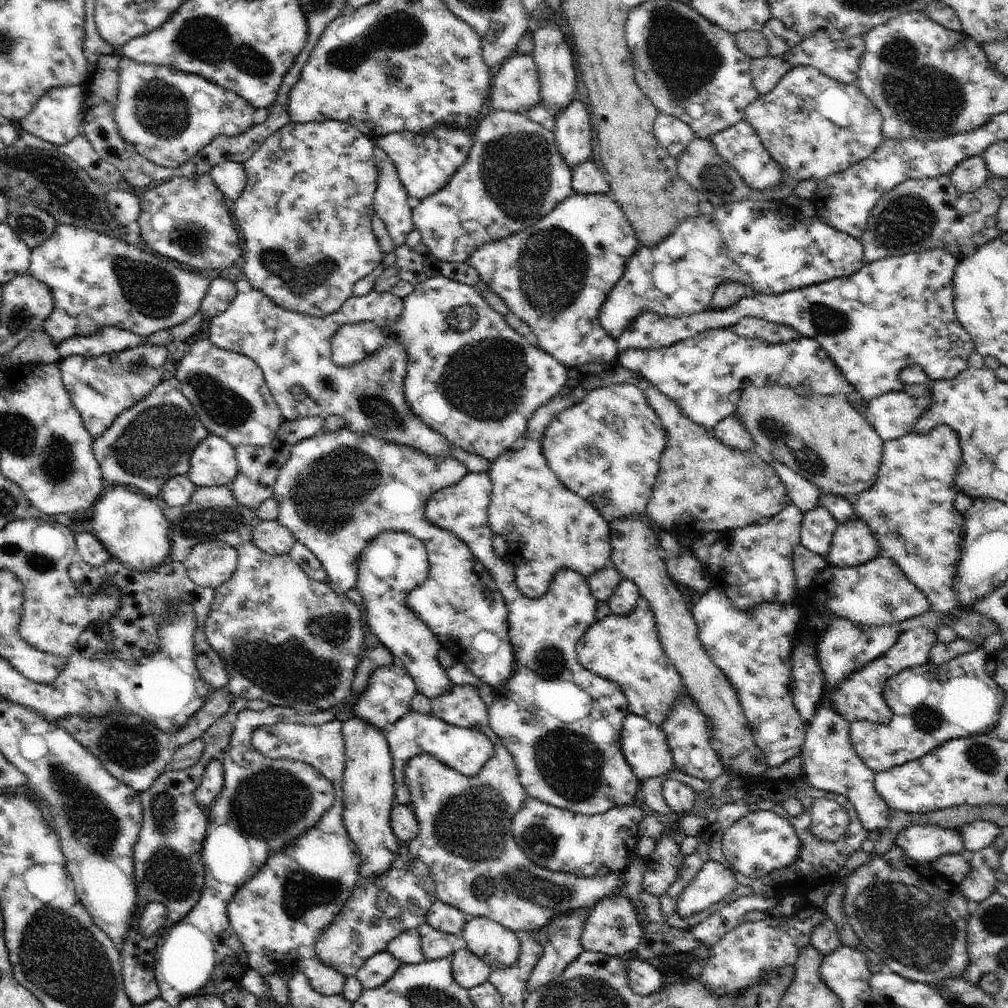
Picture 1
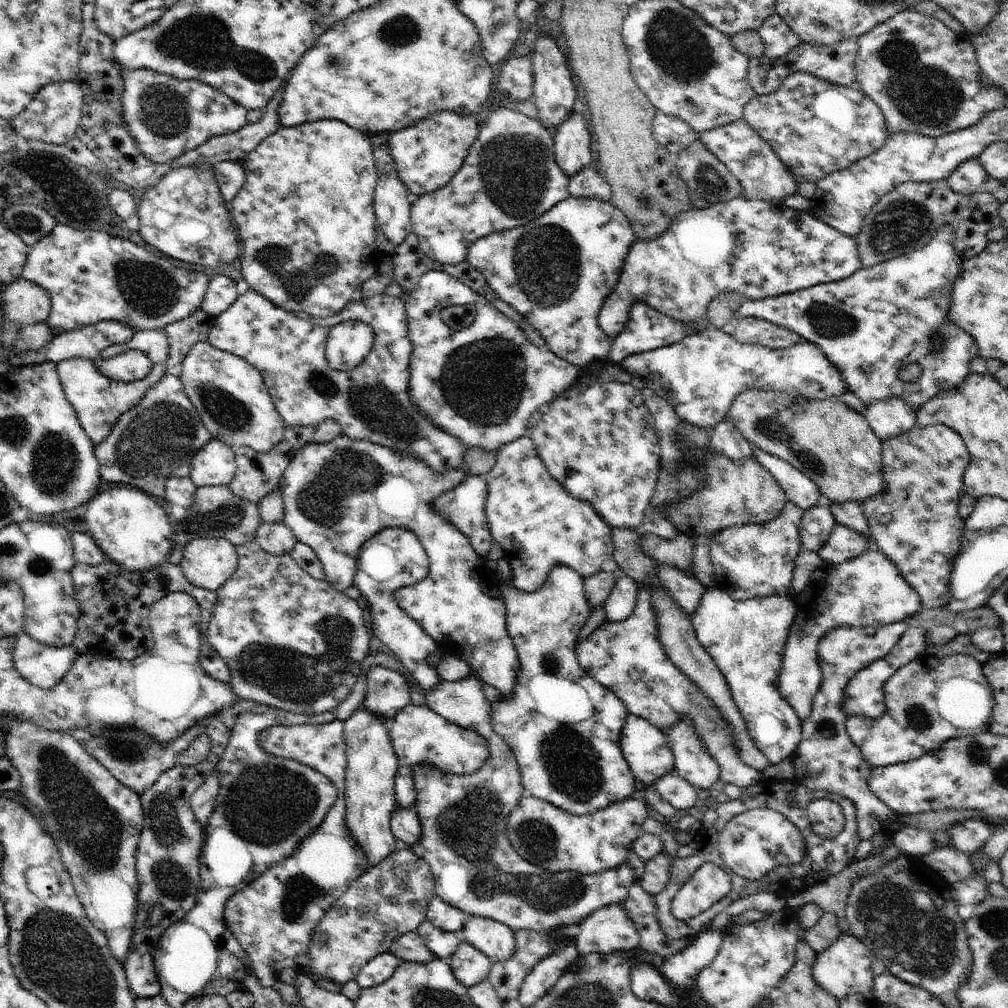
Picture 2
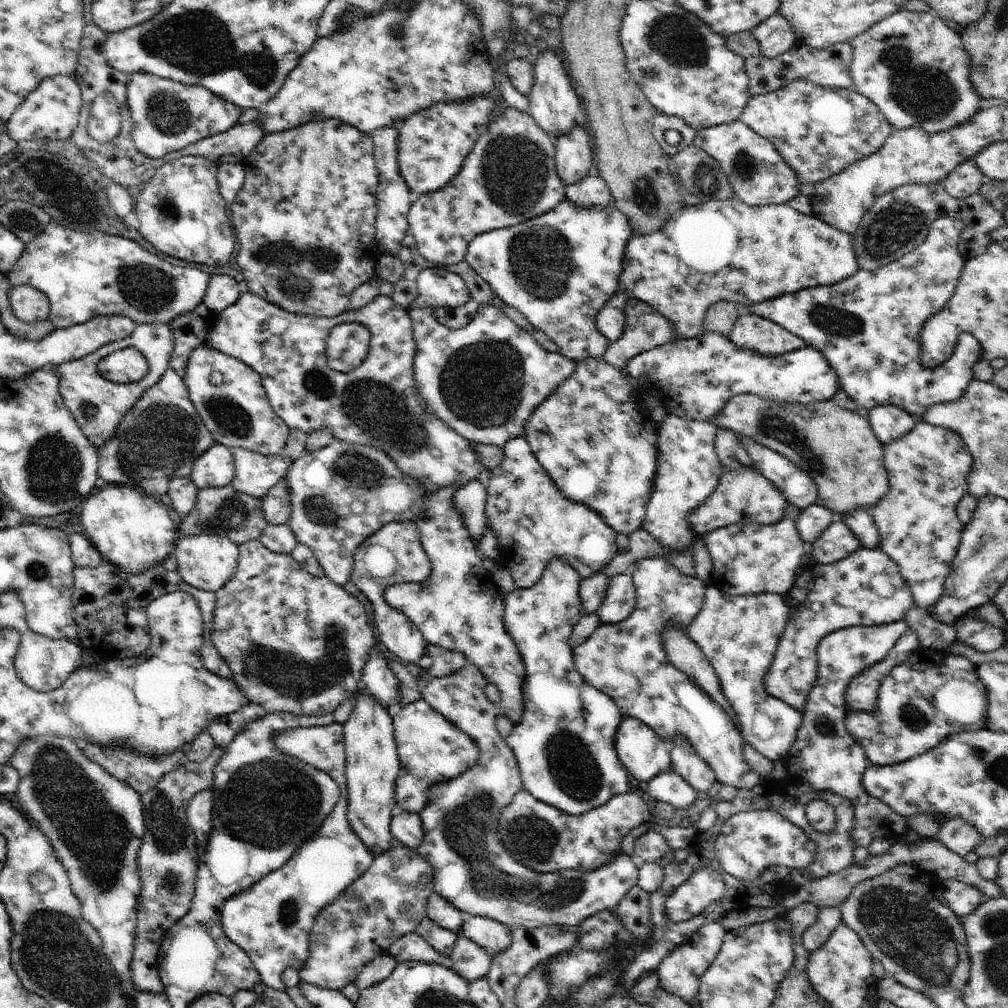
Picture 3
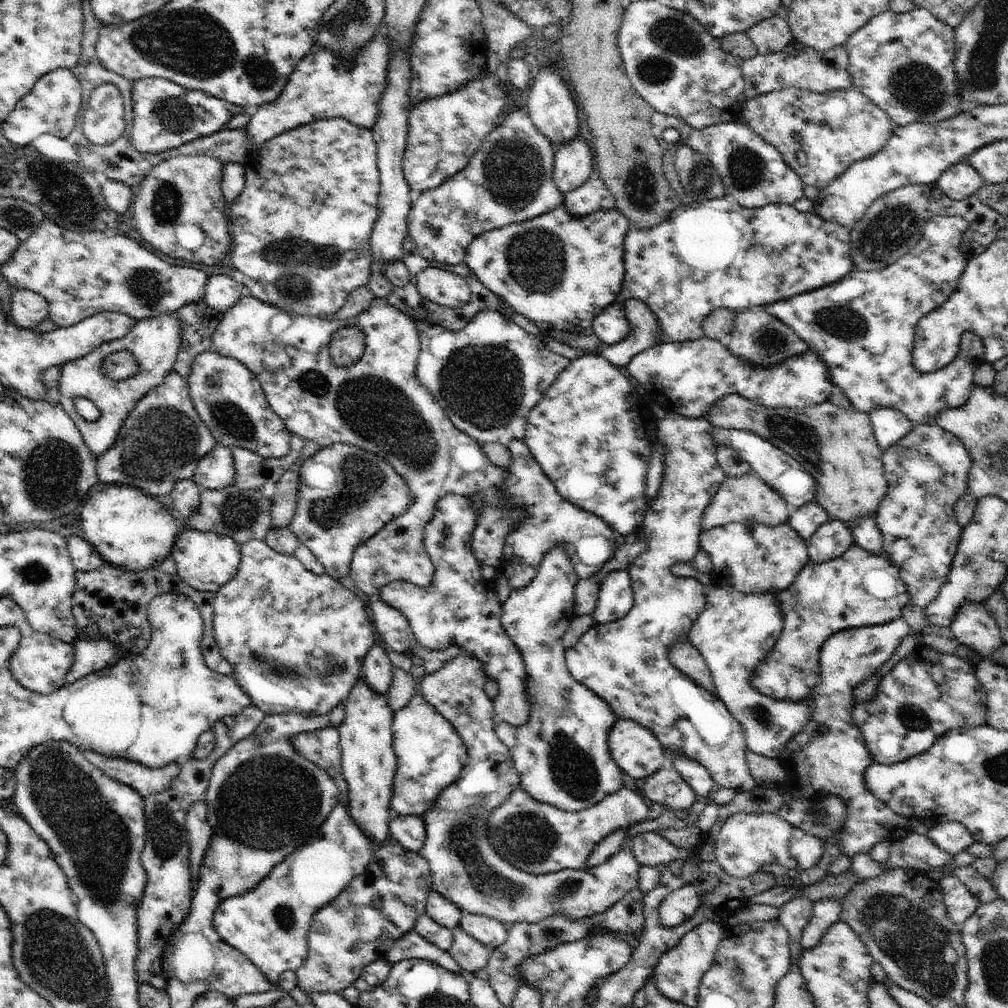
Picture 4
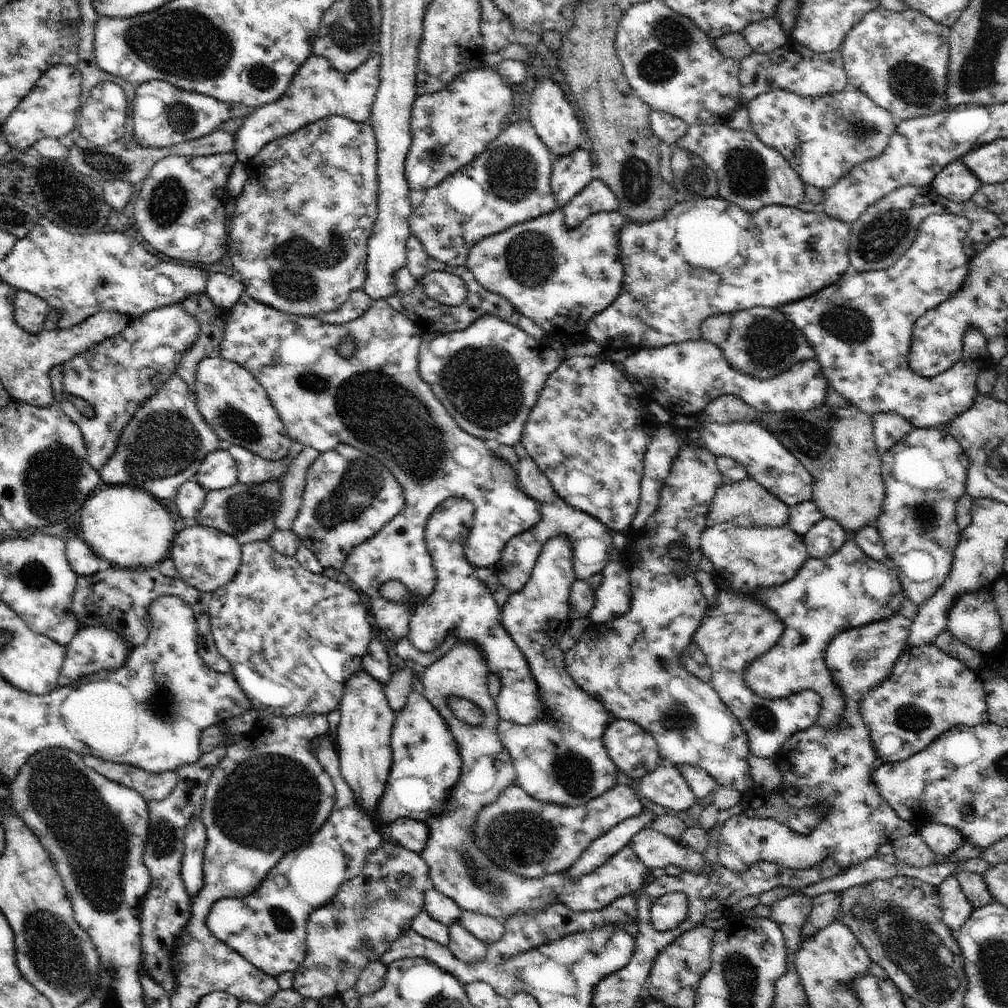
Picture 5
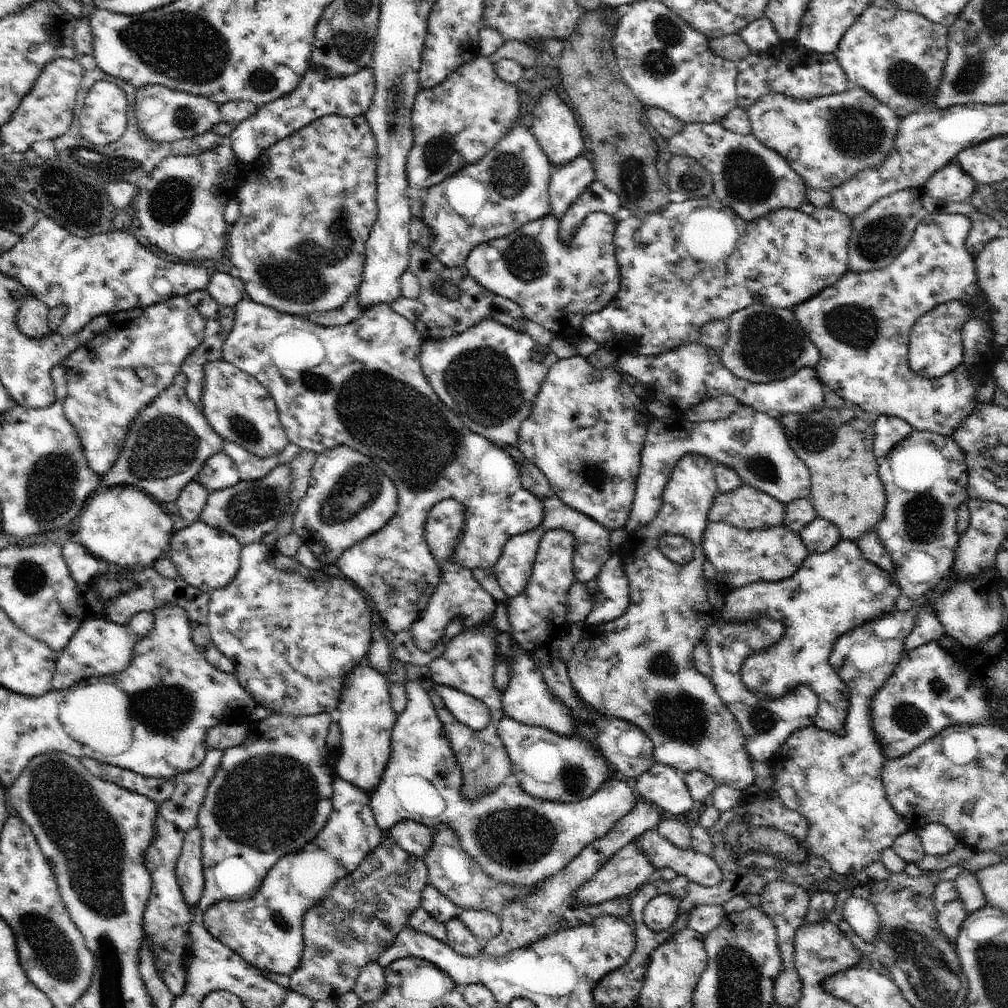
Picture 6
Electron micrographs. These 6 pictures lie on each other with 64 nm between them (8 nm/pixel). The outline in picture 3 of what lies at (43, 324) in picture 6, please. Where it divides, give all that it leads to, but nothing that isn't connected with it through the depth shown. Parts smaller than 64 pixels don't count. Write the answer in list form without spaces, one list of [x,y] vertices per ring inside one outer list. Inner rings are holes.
[[[20,284],[10,290],[10,308],[19,321],[27,325],[48,319],[49,298],[40,290]]]

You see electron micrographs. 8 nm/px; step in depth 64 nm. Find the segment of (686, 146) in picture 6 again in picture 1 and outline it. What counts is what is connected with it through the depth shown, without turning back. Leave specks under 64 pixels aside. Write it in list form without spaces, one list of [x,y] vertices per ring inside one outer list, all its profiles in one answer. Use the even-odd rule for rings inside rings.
[[[744,120],[738,122],[718,134],[714,134],[712,138],[709,138],[710,142],[714,144],[716,152],[726,160],[730,162],[730,166],[742,176],[742,180],[752,188],[754,191],[762,192],[762,190],[772,190],[772,188],[778,188],[782,182],[784,182],[784,172],[772,156],[770,152],[764,148],[761,138],[758,136],[756,129],[750,124],[750,122]]]

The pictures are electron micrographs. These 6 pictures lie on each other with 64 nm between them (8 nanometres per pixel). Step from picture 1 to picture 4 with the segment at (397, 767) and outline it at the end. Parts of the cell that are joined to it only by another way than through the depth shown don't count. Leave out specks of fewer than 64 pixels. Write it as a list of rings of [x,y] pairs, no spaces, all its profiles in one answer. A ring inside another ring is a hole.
[[[414,696],[394,714],[392,732],[394,752],[399,767],[396,769],[390,800],[390,820],[398,816],[418,816],[434,808],[444,788],[454,784],[468,764],[468,746],[462,736],[423,696]]]

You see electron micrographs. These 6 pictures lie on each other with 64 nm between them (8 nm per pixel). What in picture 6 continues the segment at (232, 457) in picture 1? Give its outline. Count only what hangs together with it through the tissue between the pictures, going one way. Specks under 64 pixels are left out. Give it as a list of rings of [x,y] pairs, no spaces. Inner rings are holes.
[[[221,449],[206,460],[194,481],[207,489],[221,491],[239,481],[239,470],[234,460]]]

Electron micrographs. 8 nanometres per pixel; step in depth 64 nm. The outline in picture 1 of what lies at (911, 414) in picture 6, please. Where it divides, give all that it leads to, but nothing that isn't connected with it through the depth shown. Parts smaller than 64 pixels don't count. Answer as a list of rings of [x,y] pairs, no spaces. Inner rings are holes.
[[[936,248],[882,258],[849,277],[784,294],[752,293],[727,310],[704,310],[680,318],[642,312],[616,339],[618,355],[626,348],[659,349],[705,330],[732,329],[743,317],[760,318],[790,326],[801,336],[817,340],[866,403],[888,392],[927,397],[934,380],[952,380],[966,370],[968,356],[975,351],[972,338],[954,312],[953,280],[958,262],[946,250]],[[913,364],[924,370],[926,382],[909,385],[900,379],[900,372]]]

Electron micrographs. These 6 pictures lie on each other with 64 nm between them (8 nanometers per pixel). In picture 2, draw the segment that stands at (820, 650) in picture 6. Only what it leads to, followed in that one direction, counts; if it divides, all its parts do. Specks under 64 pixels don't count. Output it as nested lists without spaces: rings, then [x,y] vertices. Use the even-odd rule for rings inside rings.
[[[871,548],[866,554],[838,566],[824,564],[816,568],[808,586],[793,599],[798,612],[784,646],[782,668],[778,674],[778,692],[802,720],[810,716],[812,700],[820,690],[823,674],[817,648],[824,634],[839,626],[888,626],[914,616],[923,608],[918,592],[878,548]]]

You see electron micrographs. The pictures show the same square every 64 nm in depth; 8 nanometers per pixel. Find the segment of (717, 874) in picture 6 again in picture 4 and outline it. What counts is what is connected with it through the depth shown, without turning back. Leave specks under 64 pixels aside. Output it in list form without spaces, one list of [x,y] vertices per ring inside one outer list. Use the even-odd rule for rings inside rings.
[[[656,831],[643,832],[634,836],[630,849],[641,866],[668,864],[678,858],[686,861],[691,856],[689,849],[676,848],[672,842]]]

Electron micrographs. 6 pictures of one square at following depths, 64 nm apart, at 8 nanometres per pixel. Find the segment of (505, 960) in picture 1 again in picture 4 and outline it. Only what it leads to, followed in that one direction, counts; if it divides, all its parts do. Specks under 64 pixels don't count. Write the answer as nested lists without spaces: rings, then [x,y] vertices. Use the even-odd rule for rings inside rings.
[[[464,913],[459,924],[462,930],[494,952],[508,940],[508,927],[499,920],[484,915]]]

